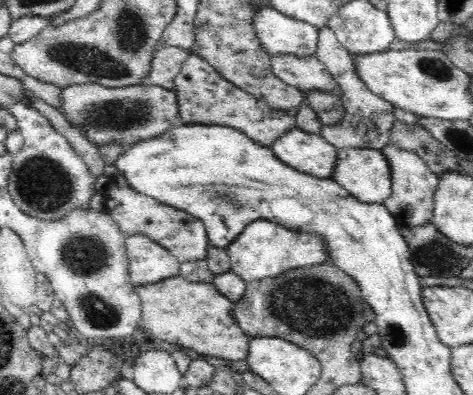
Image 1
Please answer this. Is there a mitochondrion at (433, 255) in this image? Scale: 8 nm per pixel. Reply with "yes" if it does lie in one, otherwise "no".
yes

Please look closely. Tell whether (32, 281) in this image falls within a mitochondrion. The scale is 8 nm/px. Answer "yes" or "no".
no

